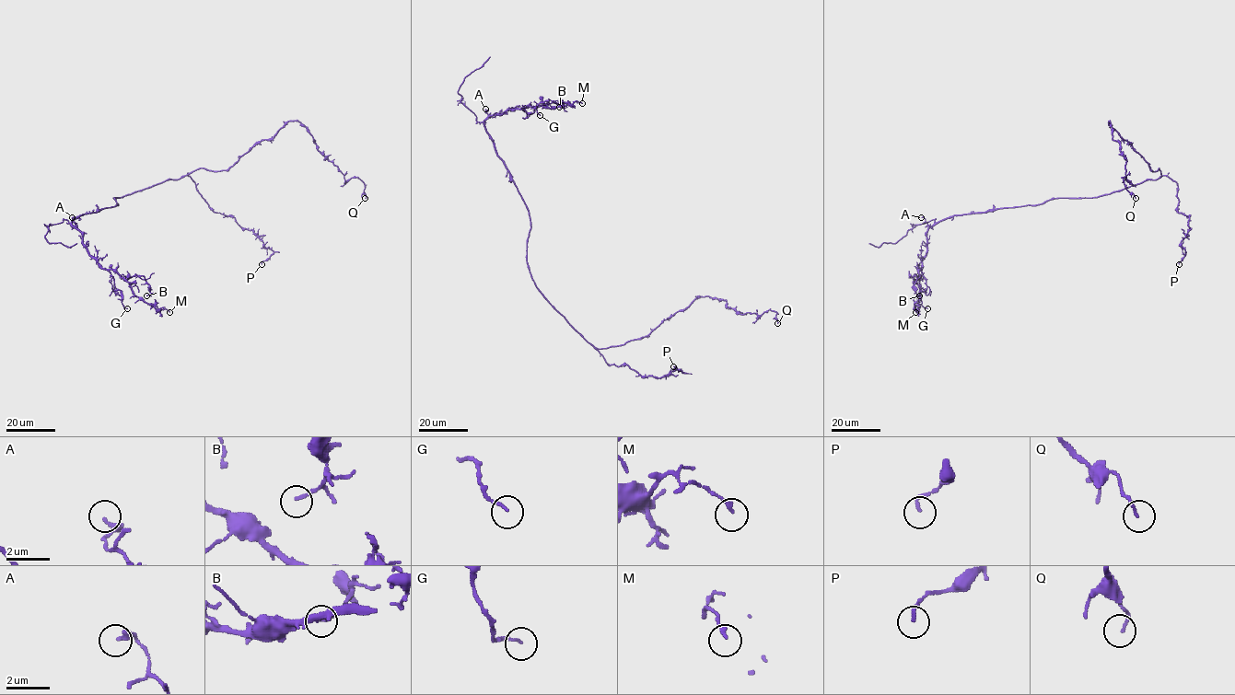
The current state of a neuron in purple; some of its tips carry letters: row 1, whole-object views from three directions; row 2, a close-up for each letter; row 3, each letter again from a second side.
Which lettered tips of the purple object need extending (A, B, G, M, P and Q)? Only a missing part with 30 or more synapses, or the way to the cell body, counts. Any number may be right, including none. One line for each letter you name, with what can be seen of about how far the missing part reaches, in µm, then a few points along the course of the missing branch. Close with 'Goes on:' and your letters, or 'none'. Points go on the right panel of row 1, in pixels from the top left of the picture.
Goes on: none

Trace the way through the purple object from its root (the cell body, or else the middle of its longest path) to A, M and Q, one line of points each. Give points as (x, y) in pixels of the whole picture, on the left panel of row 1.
A: (132, 193), (113, 198), (118, 203), (115, 206), (80, 215), (71, 222), (75, 226), (72, 217)
M: (132, 193), (113, 198), (115, 206), (80, 215), (71, 225), (102, 268), (115, 270), (140, 299), (169, 312)
Q: (132, 193), (200, 168), (227, 170), (254, 144), (297, 121), (345, 181), (358, 178), (363, 181), (365, 198)

